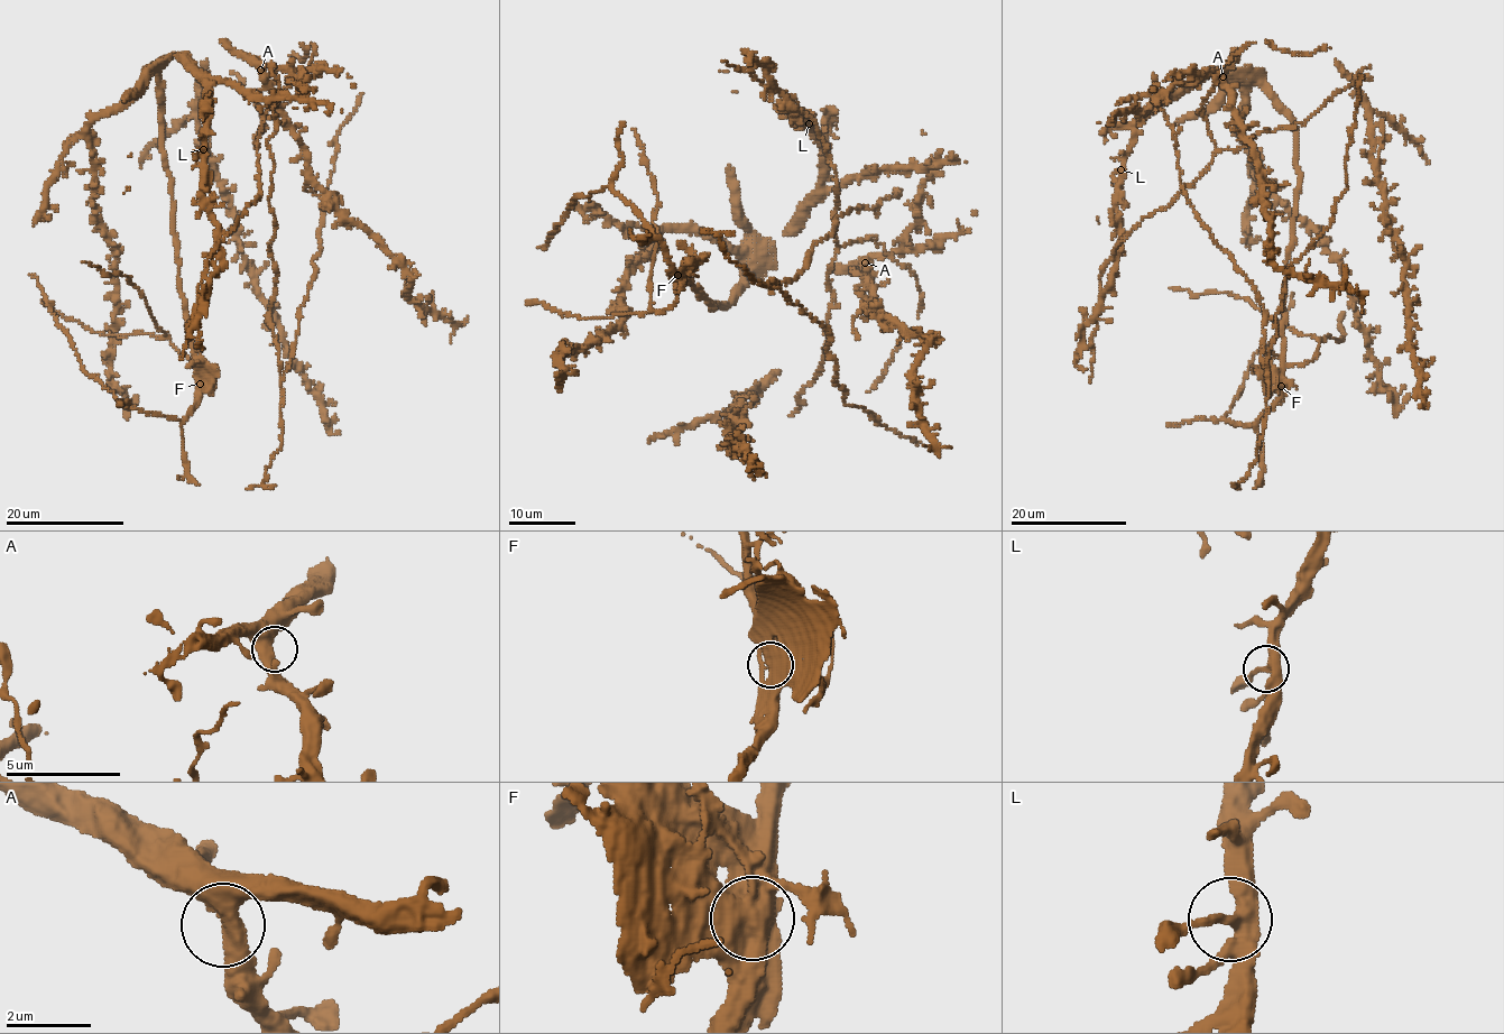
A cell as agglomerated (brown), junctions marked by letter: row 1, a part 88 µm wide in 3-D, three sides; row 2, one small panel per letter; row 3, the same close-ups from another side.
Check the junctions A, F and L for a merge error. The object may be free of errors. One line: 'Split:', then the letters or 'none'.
Split: F

